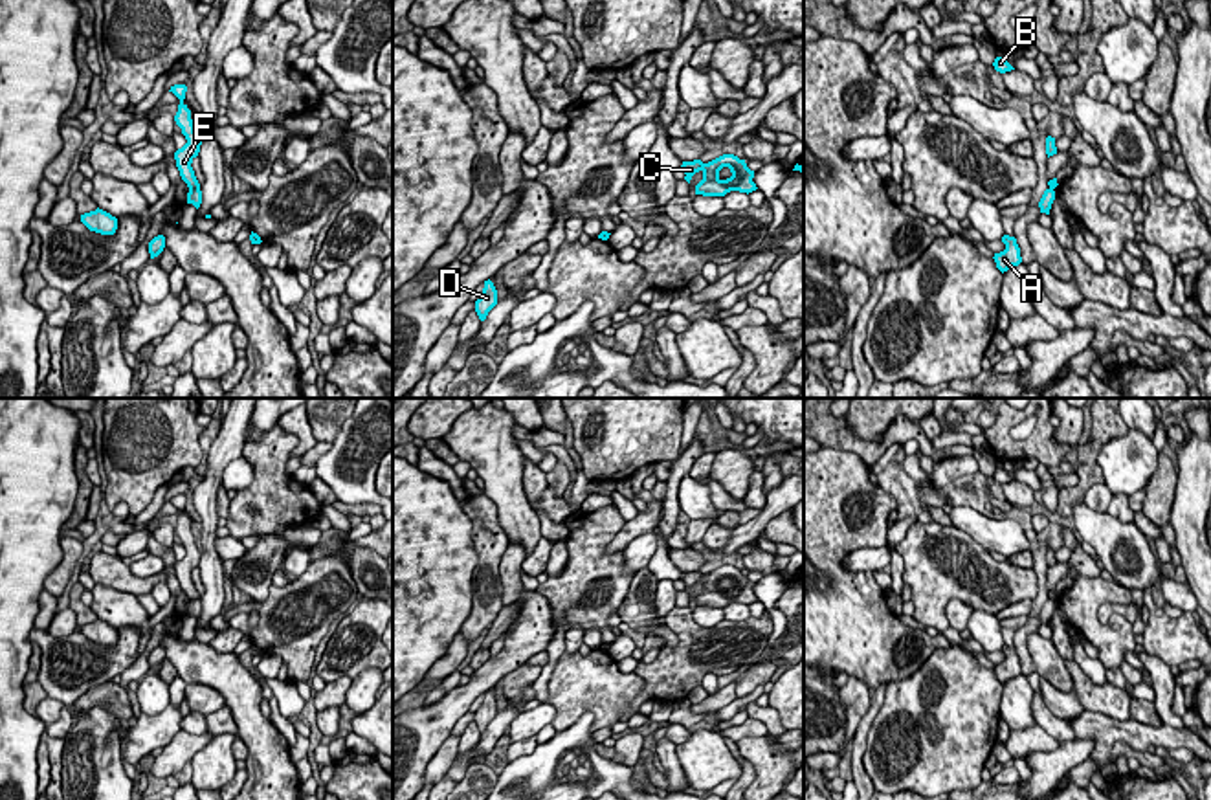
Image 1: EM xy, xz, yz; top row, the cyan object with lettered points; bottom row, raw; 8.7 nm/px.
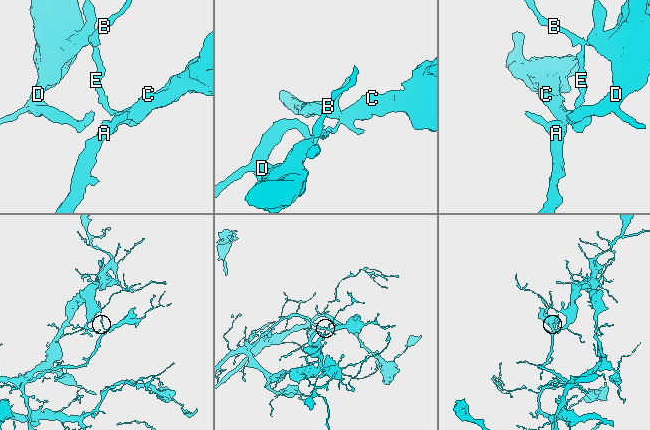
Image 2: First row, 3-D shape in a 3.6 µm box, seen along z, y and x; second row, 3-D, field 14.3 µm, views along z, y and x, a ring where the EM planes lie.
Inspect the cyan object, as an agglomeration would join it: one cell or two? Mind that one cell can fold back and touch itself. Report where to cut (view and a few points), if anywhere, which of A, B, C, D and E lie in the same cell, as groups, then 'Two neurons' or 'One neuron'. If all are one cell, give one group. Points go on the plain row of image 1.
Split along xy (199, 597), (189, 600). Groups: A C / B D E. Two neurons

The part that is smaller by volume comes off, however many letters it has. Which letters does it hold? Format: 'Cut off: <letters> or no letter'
Cut off: B, D, E

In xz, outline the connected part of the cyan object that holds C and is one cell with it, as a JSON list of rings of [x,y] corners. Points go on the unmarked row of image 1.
[[[723,565],[708,574],[701,571],[683,572],[681,580],[688,594],[695,583],[703,583],[703,591],[695,596],[695,606],[725,607],[730,602],[749,606],[758,600],[752,593],[754,582],[747,578],[745,571],[734,565]]]

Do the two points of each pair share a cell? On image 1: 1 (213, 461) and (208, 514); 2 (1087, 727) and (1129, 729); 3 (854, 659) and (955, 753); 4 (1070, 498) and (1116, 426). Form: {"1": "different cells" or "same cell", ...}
{"1": "same cell", "2": "same cell", "3": "different cells", "4": "same cell"}

